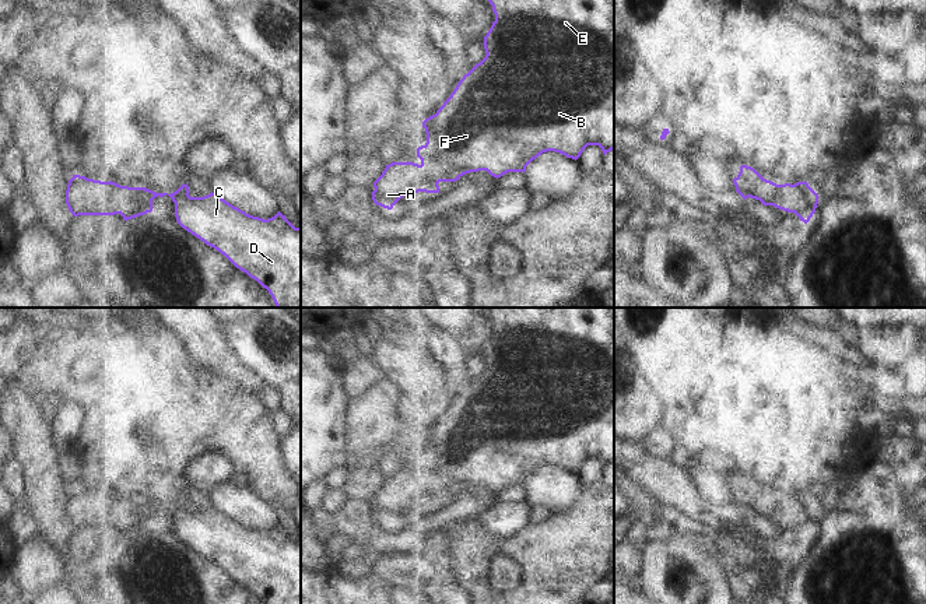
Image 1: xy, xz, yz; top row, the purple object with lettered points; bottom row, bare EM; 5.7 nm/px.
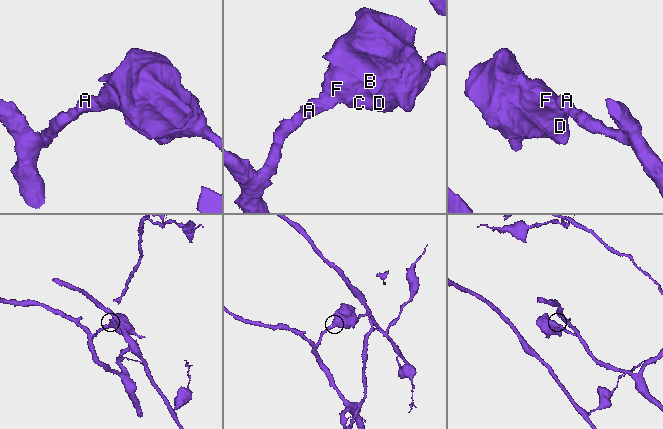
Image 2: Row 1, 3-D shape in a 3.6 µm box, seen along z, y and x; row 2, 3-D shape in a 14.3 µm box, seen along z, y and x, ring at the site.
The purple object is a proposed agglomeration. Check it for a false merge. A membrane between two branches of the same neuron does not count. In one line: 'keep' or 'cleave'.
keep

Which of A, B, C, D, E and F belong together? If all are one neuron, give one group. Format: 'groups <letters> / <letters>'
groups A B C D E F

